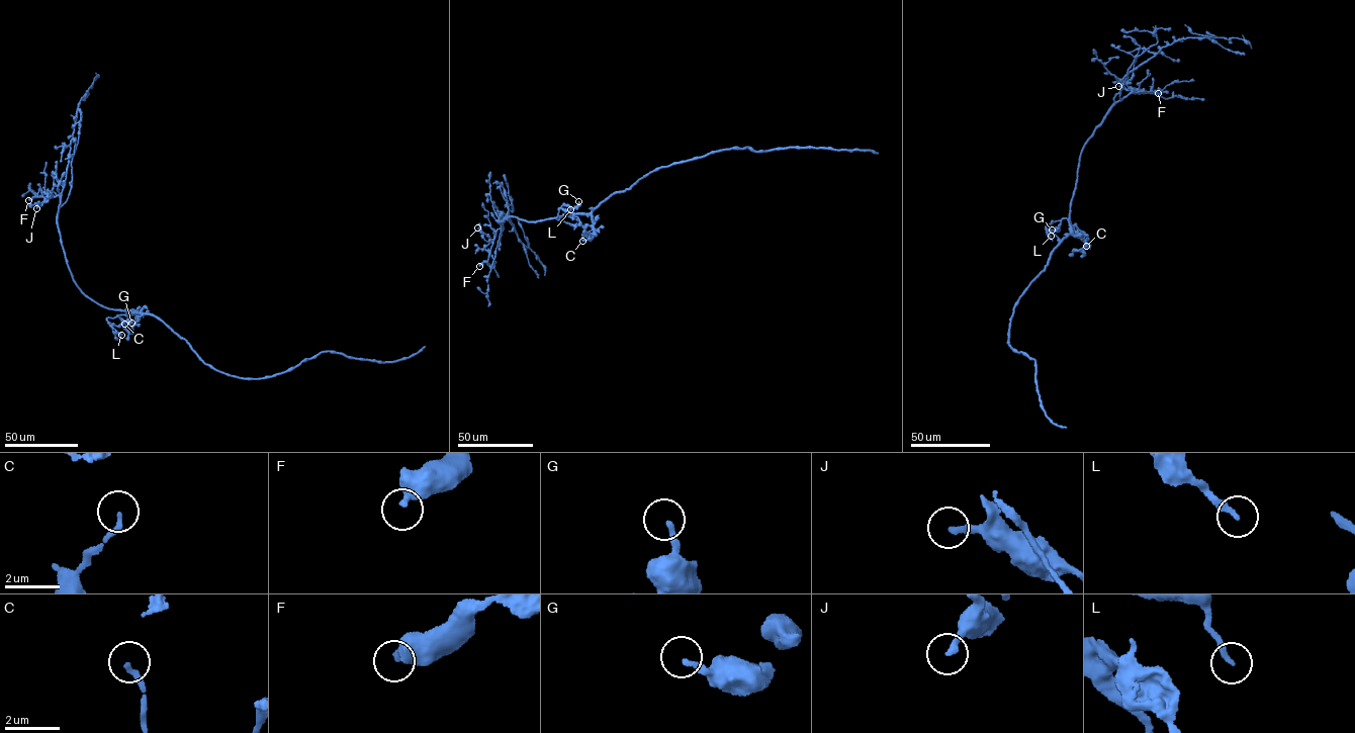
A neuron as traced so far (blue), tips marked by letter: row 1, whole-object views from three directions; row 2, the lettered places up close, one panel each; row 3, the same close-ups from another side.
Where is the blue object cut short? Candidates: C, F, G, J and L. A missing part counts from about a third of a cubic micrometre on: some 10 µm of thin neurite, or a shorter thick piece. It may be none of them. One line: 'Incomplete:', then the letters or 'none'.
Incomplete: none

